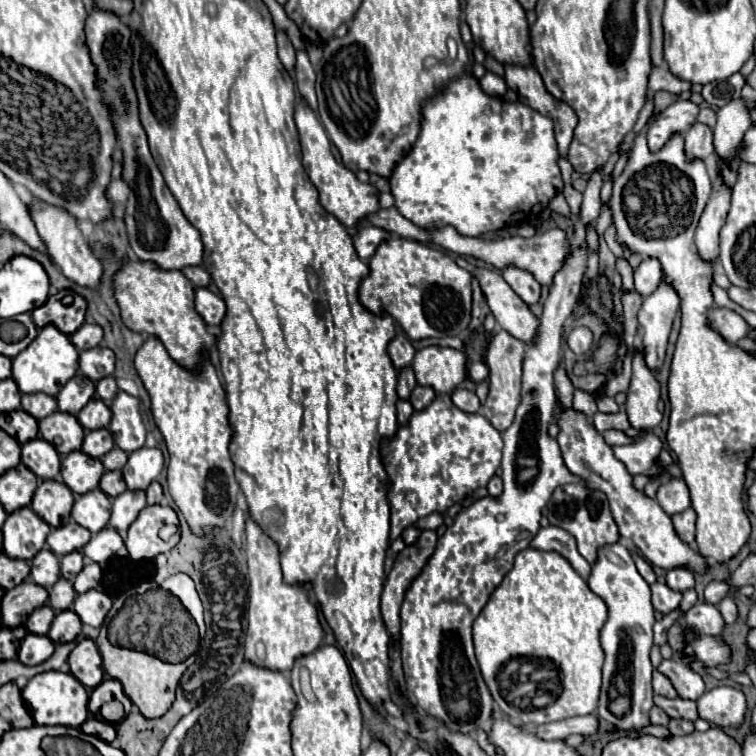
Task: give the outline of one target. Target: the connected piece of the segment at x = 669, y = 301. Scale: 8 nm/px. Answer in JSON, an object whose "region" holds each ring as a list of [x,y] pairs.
{"region":[[[661,282],[661,286],[643,300],[637,318],[641,330],[641,352],[649,370],[659,372],[659,368],[663,366],[667,338],[677,310],[679,298],[675,290],[665,282]]]}

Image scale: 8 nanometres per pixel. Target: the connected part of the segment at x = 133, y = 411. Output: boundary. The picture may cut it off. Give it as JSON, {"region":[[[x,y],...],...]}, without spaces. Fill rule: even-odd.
{"region":[[[117,392],[117,396],[111,402],[111,414],[113,418],[109,430],[113,434],[115,446],[119,446],[123,452],[143,448],[147,430],[139,414],[139,400],[125,392]]]}

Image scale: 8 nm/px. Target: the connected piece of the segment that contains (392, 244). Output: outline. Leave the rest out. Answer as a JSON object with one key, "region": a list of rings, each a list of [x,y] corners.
{"region":[[[387,238],[383,240],[379,246],[377,246],[377,252],[373,254],[373,258],[369,260],[369,274],[367,278],[361,282],[361,288],[359,288],[359,300],[361,304],[371,310],[373,314],[389,314],[395,318],[395,322],[403,328],[403,332],[411,338],[411,340],[421,340],[421,338],[445,338],[445,336],[463,336],[467,332],[467,324],[471,320],[471,274],[463,268],[459,268],[455,264],[455,260],[441,252],[441,250],[435,250],[435,248],[429,248],[421,242],[413,242],[413,240],[405,240],[405,238]]]}

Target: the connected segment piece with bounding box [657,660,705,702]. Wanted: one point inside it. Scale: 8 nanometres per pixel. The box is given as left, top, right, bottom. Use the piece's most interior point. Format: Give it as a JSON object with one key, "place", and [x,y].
{"place":[689,685]}

